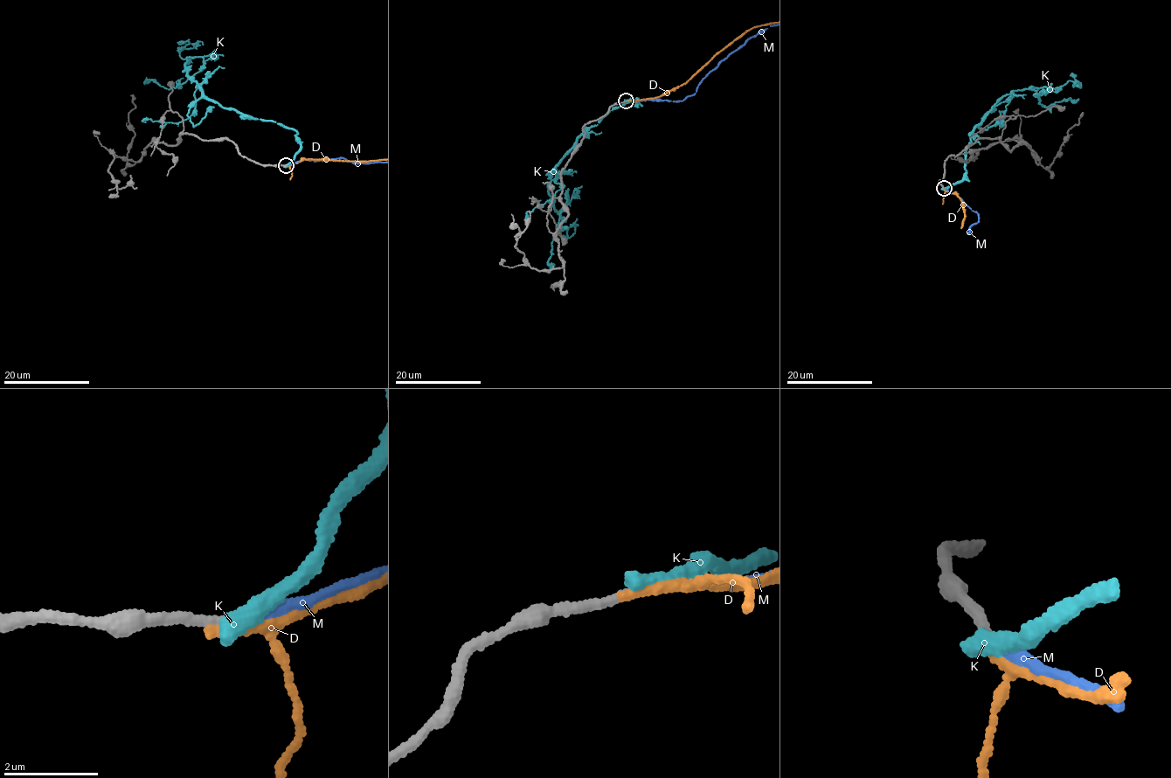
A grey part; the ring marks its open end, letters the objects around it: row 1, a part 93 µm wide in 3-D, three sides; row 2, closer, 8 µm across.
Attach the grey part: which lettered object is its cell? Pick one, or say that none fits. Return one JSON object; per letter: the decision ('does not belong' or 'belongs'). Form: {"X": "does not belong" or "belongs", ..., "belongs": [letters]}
{"D": "does not belong", "K": "does not belong", "M": "belongs", "belongs": ["M"]}

